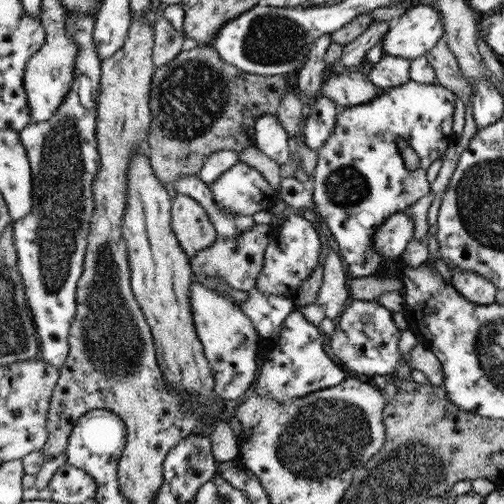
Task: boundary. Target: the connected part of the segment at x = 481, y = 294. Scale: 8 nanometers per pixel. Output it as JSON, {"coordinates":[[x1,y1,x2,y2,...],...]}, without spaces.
{"coordinates":[[452,268,451,270,452,286,468,302,474,302,478,306,488,306,488,304,495,302,497,288,490,280,484,280,482,276,478,276,474,272,462,272,458,268]]}

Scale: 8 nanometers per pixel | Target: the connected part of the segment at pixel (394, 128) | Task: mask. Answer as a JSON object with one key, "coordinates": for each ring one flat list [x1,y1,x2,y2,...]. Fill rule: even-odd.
{"coordinates":[[408,81,406,84,396,86,392,89,387,89,380,95,376,96,374,100,366,102,366,104,360,104,358,106,348,106,341,107,338,112,338,118,336,118,336,126,330,134,330,138,320,147,318,150,318,161,316,168,314,170,314,188,313,200,316,205,317,214,324,219,324,222,328,225,330,232,334,235,336,242,340,248,340,254,342,256,343,262,346,264,346,270,352,272,352,276,356,277,367,277,375,276,378,270,382,270,386,266,386,262,389,260,380,255,374,245,372,245,372,238,374,238,374,232,384,224,384,221,392,216,393,214,399,212,407,212,409,207,414,205,420,198,426,196,430,193,430,183,426,179,426,170,434,160,441,159,446,149,452,144,450,140,458,134,453,128,453,114,455,112,455,94,452,90,444,88,444,86,438,85,436,82,434,84,420,84,419,82],[396,138,404,138,406,142,412,147,412,150,416,152,418,158,420,158,419,167,416,170,408,170,404,165,404,159,402,159,402,154,400,153,400,148,396,142]]}

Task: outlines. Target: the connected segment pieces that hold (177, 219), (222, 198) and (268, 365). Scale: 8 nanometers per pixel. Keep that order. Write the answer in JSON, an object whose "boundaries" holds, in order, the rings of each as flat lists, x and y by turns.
{"boundaries":[[[184,194,172,196,171,227,182,250,192,259,216,242,217,232,208,213,194,198]],[[240,160,209,187,215,205,232,216,270,211,276,202,276,192,264,175]],[[296,305,282,323,280,340,275,345,267,344,267,352,267,362,258,368,260,374,253,393,260,397,268,395,278,405,286,405,296,398,336,386,348,378,344,368,328,356,319,327,306,320]]]}

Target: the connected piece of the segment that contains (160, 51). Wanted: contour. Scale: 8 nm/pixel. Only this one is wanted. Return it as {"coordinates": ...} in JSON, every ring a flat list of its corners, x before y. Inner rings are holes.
{"coordinates":[[161,15,154,22,152,63,155,69,168,65,182,51,184,36]]}

